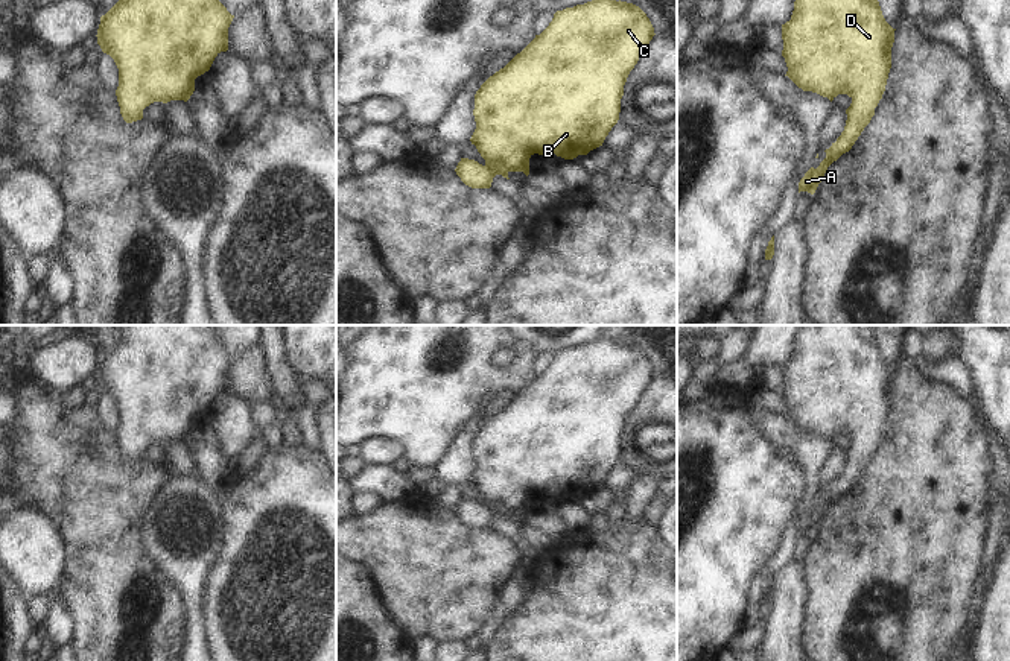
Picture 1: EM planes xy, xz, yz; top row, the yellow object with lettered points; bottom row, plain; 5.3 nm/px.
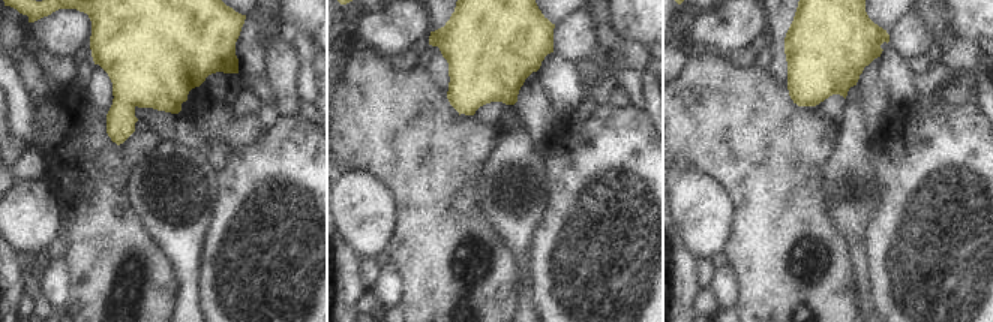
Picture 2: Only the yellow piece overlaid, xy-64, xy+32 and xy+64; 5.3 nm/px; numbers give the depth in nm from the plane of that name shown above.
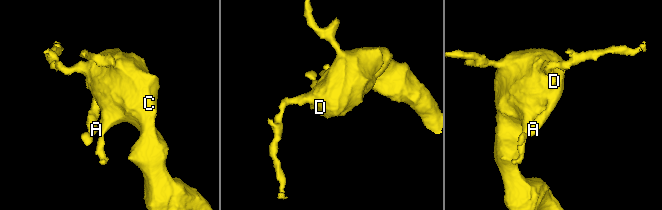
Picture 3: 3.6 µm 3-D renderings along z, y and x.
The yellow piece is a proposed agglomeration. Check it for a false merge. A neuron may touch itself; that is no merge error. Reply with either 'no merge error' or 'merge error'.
no merge error

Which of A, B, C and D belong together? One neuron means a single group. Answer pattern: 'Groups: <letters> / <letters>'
Groups: A B C D.

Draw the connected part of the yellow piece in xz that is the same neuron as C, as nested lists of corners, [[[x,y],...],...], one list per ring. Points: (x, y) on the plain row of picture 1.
[[[595,339],[557,351],[549,366],[476,432],[473,450],[476,470],[470,482],[485,504],[461,498],[455,509],[456,515],[472,529],[490,529],[496,515],[510,520],[510,512],[523,512],[528,517],[529,498],[534,494],[555,494],[564,500],[573,500],[602,486],[619,460],[627,418],[654,375],[650,359],[633,343]]]

